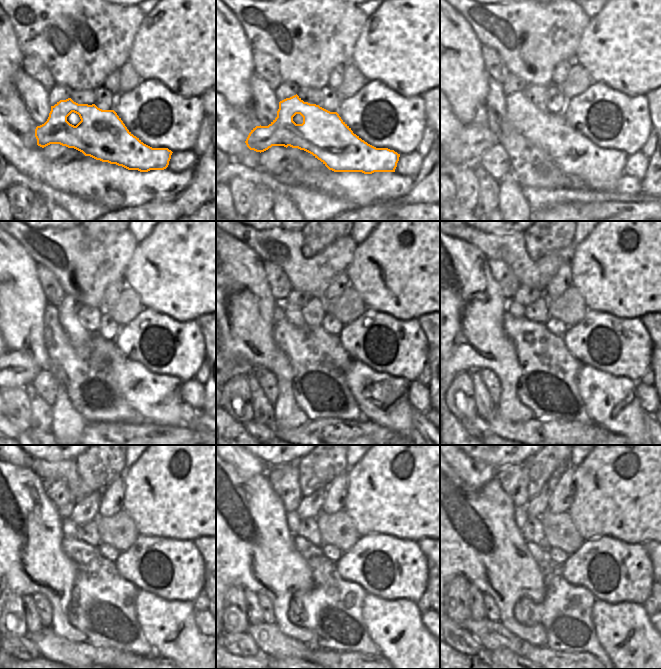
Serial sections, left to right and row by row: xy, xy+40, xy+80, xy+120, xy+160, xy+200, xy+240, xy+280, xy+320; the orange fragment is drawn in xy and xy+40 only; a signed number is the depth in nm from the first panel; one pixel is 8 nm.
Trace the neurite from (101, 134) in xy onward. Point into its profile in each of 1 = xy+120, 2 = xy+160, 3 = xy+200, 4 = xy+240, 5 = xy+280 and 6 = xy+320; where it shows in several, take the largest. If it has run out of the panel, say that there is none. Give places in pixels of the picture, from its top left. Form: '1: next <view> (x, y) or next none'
1: next xy+120 (156, 398)
2: next xy+160 (383, 399)
3: next xy+200 (611, 402)
4: next xy+240 (169, 627)
5: next xy+280 (395, 626)
6: next xy+320 (624, 630)

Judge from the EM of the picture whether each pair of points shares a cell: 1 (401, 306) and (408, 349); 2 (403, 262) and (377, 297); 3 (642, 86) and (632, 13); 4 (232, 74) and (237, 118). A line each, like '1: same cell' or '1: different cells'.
1: different cells
2: same cell
3: same cell
4: different cells

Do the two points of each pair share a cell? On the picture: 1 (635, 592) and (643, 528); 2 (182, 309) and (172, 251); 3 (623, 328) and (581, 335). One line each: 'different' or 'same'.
1: different
2: same
3: same

